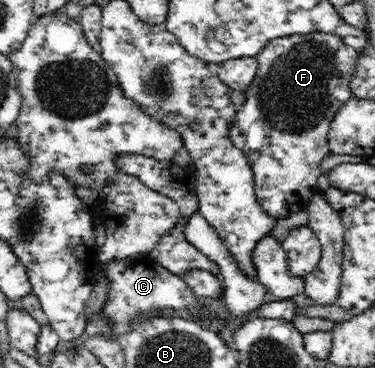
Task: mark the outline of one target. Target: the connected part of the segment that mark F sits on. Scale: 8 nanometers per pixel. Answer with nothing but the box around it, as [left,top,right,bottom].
[229,33,359,220]

